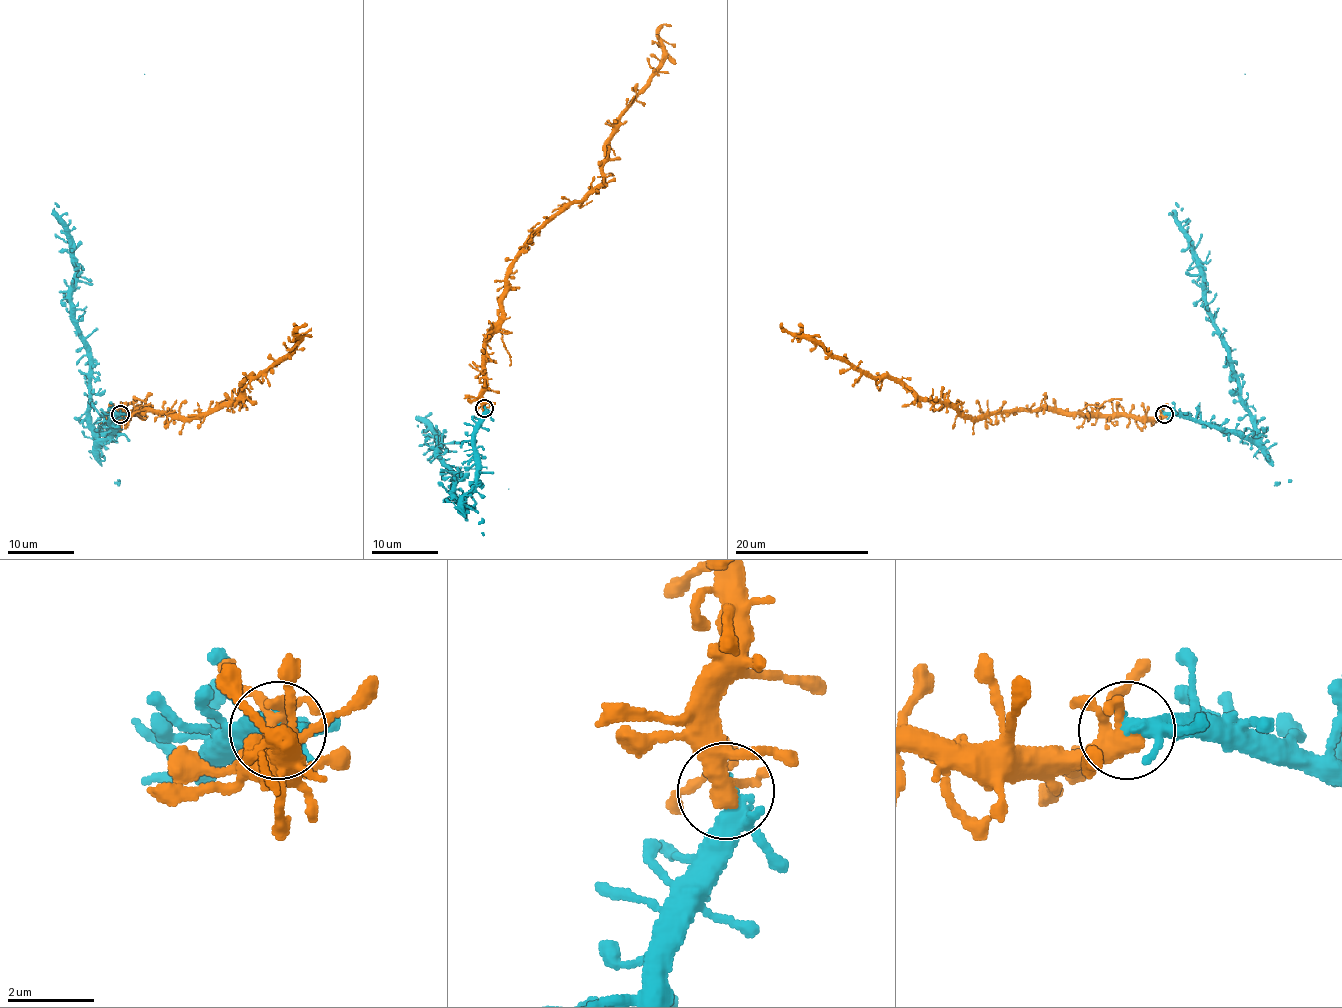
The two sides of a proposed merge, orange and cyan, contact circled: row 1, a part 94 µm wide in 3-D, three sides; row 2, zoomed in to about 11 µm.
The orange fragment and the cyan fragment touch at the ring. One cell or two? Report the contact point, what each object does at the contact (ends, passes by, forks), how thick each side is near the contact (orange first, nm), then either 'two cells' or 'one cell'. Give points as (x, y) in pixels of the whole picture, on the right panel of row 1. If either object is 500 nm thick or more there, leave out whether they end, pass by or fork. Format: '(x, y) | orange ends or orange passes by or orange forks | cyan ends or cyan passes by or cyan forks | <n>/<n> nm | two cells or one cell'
(1164, 414) | orange forks | cyan forks | 360/240 nm | one cell

